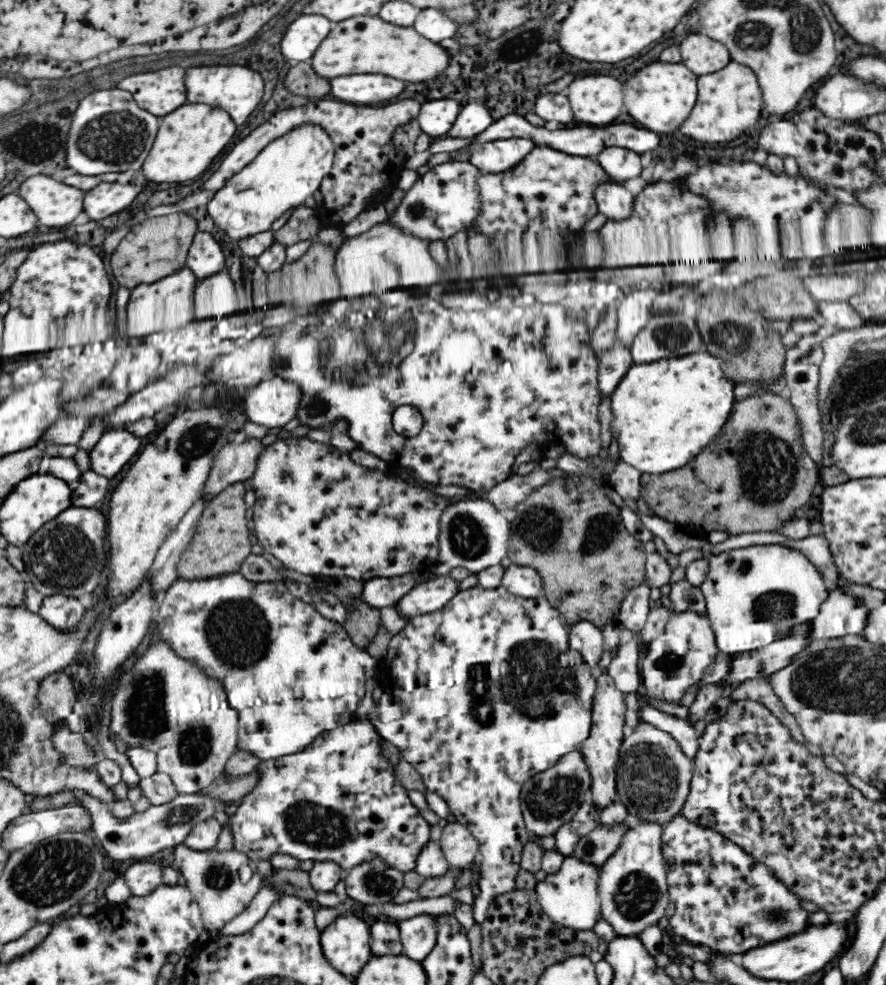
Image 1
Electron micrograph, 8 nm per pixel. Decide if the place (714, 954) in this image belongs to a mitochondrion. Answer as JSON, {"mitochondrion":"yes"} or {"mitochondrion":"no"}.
{"mitochondrion":"no"}

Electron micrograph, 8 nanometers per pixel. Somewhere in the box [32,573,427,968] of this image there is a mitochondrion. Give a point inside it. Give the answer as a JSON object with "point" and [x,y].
{"point":[237,632]}

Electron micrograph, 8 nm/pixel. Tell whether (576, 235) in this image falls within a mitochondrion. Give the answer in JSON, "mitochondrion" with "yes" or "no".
{"mitochondrion":"no"}

